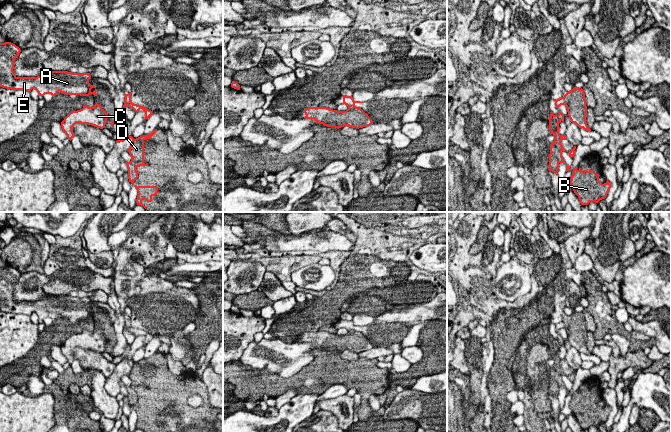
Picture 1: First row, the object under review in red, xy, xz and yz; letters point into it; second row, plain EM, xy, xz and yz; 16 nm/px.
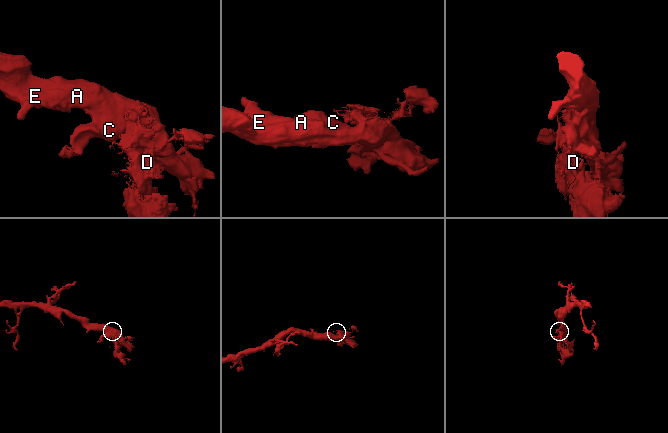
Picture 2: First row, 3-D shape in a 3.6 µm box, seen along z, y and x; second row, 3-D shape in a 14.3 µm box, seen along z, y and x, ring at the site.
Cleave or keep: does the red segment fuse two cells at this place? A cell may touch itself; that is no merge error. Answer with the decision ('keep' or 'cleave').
cleave

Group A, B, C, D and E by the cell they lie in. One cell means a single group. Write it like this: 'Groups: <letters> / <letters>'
Groups: A C E / B D

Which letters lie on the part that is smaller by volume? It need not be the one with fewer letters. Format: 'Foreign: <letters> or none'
Foreign: B, D

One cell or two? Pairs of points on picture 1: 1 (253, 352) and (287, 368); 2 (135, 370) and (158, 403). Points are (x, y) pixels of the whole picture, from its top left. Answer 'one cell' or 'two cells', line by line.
1: one cell
2: one cell

